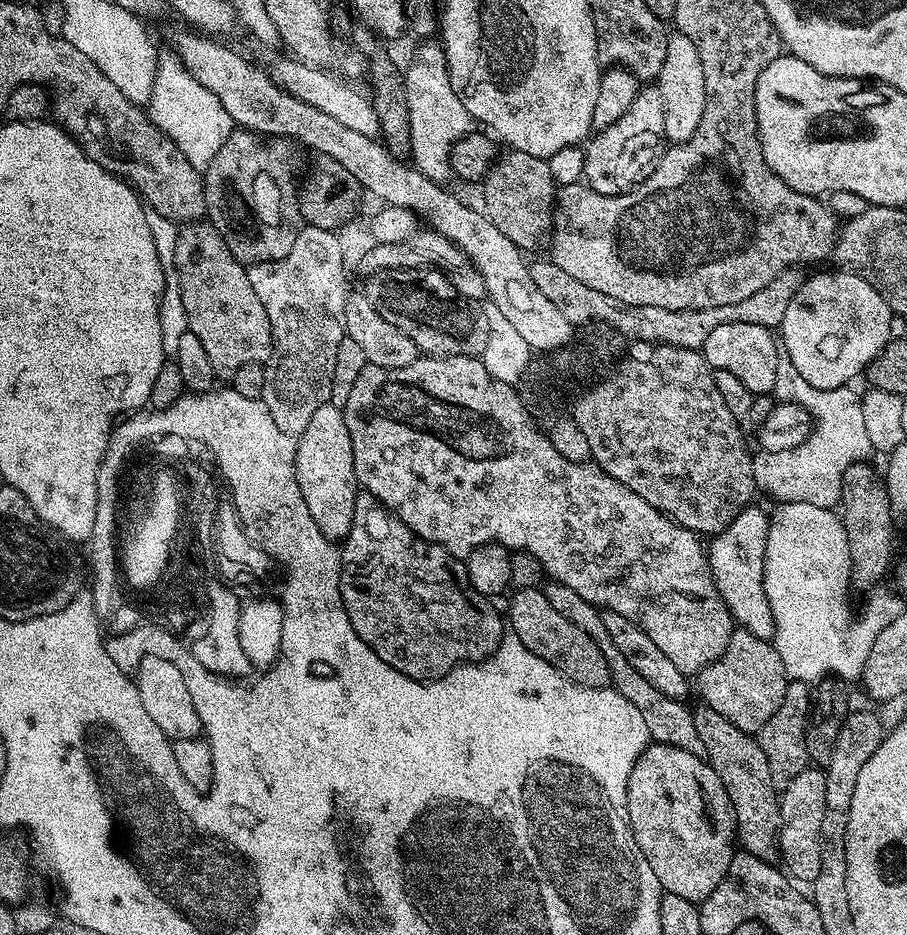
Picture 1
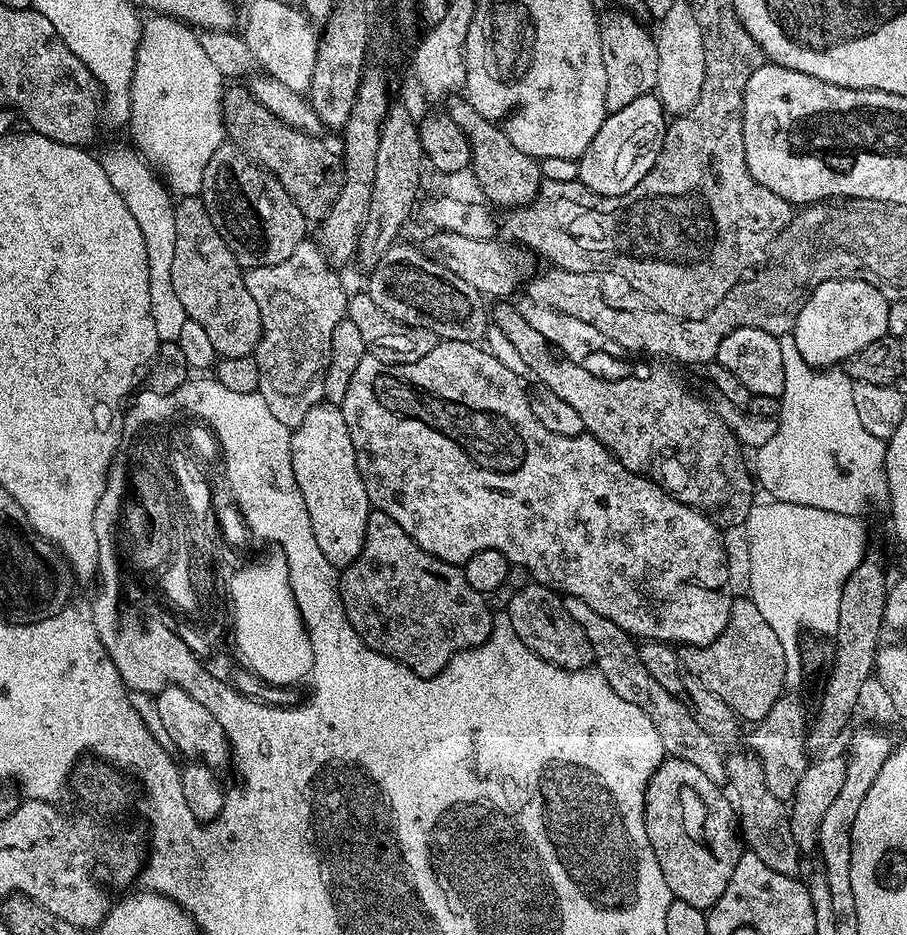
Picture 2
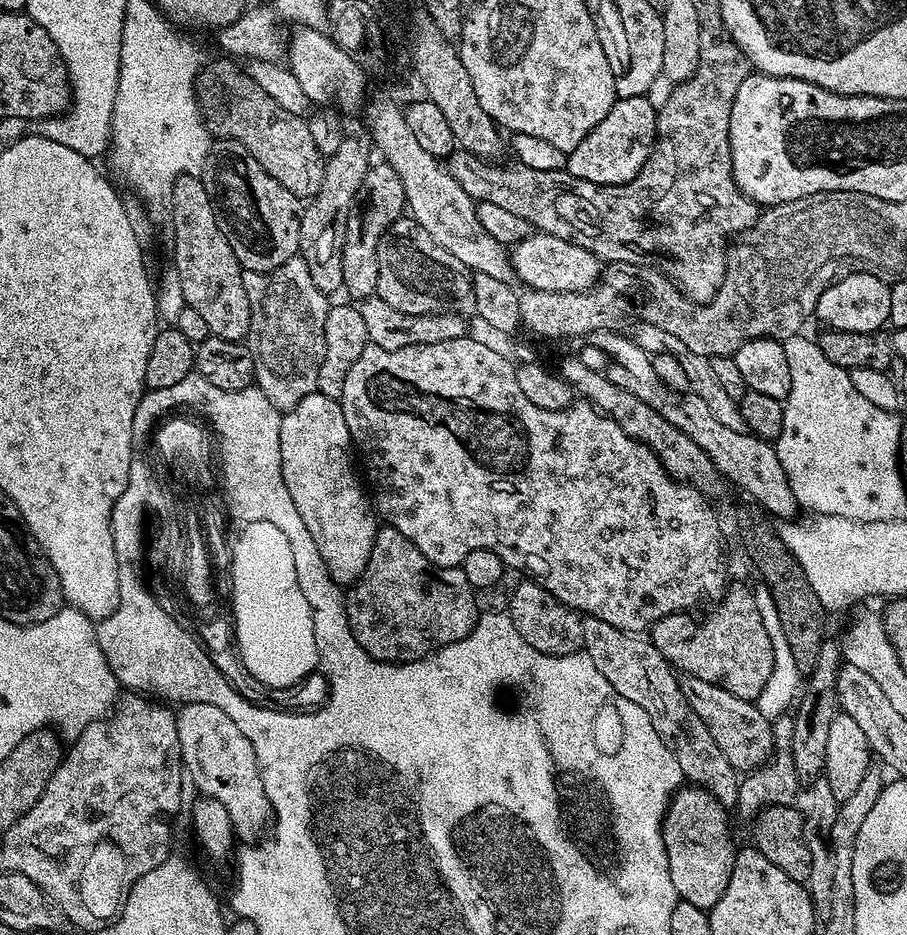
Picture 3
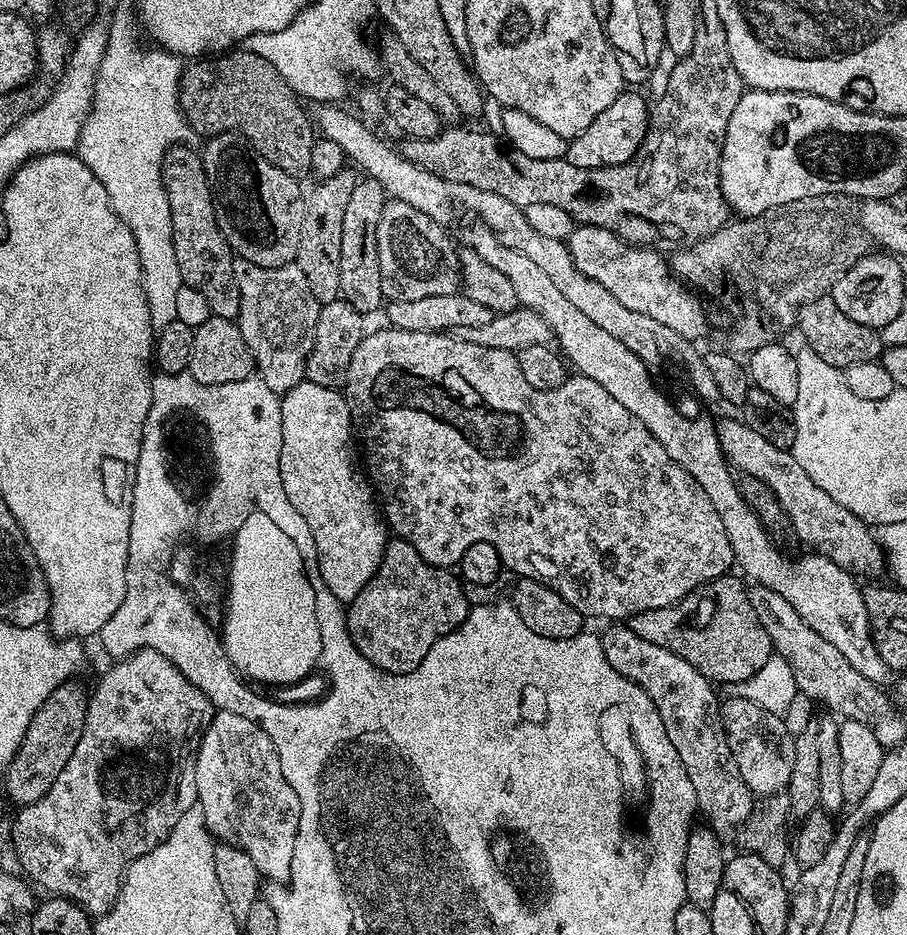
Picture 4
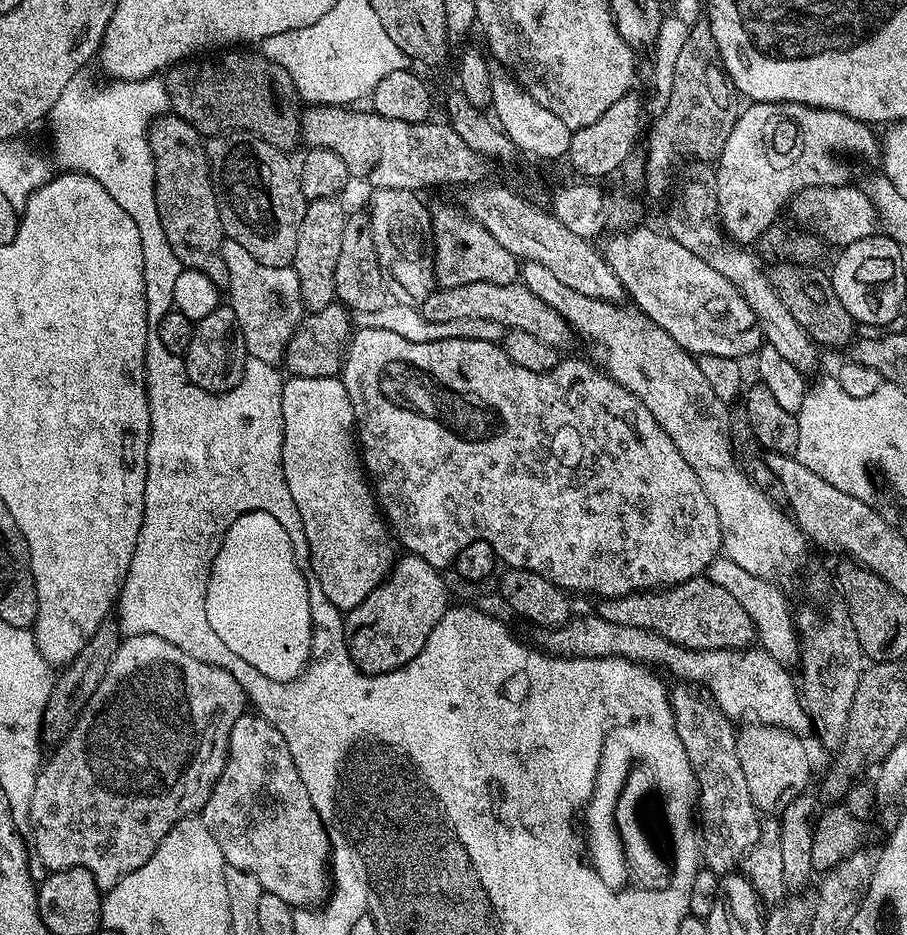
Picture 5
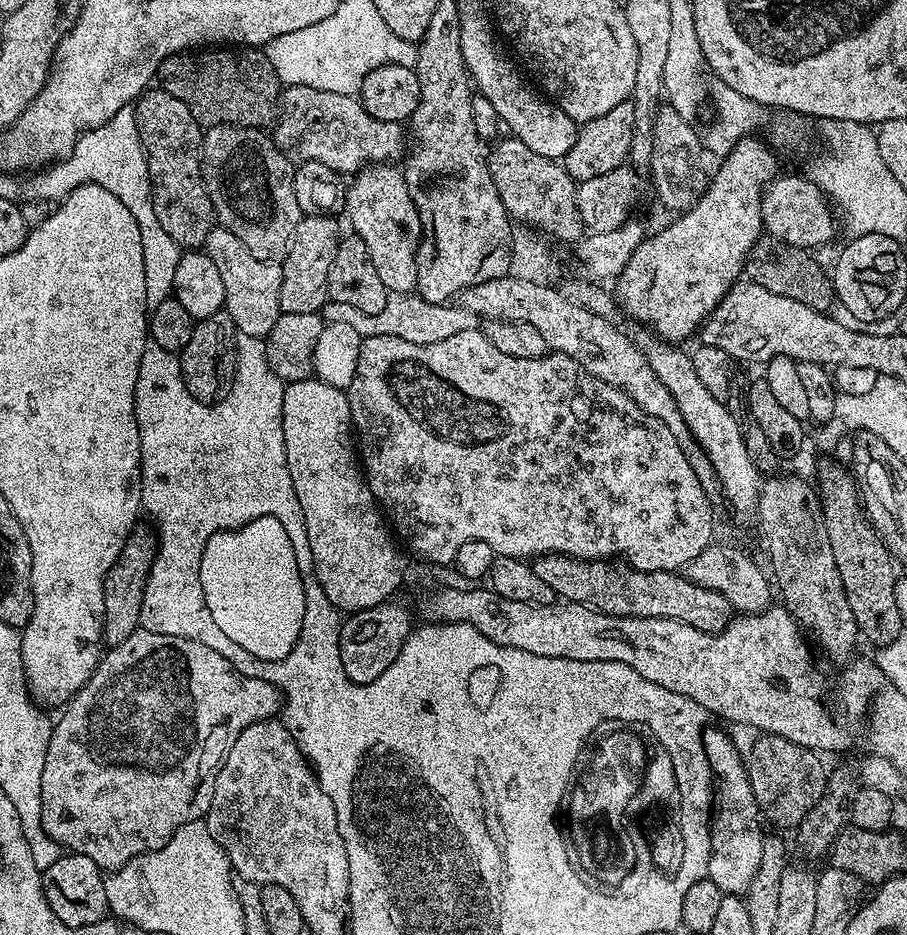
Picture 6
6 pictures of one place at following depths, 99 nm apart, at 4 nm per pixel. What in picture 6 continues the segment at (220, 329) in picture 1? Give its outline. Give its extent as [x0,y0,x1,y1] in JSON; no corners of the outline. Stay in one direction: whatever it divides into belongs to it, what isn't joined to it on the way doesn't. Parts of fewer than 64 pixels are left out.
[135,86,214,250]

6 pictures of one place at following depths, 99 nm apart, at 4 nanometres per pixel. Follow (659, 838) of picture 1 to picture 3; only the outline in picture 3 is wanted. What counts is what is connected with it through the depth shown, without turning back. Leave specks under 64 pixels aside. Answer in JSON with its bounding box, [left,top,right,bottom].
[664,786,738,910]

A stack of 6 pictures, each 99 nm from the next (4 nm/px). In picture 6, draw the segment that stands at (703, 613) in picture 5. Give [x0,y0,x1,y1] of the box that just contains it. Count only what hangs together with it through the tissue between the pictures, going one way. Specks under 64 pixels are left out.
[531,552,734,632]

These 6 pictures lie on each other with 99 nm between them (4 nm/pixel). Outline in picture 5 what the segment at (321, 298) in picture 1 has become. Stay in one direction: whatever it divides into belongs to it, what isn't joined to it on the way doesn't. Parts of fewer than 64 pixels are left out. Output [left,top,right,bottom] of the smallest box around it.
[222,239,306,365]

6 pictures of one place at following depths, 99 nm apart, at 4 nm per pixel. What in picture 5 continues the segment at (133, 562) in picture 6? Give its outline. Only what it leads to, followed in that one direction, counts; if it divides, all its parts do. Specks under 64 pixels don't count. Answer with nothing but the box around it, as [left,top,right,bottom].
[42,618,122,745]

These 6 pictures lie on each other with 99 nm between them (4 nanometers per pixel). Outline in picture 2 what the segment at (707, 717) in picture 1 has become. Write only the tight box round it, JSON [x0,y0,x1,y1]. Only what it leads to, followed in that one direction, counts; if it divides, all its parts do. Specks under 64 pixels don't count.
[724,750,802,876]

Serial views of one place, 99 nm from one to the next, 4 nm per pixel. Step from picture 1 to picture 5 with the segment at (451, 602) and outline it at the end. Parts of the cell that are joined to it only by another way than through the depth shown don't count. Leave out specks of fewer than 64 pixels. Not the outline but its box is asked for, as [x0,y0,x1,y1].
[344,555,450,676]

